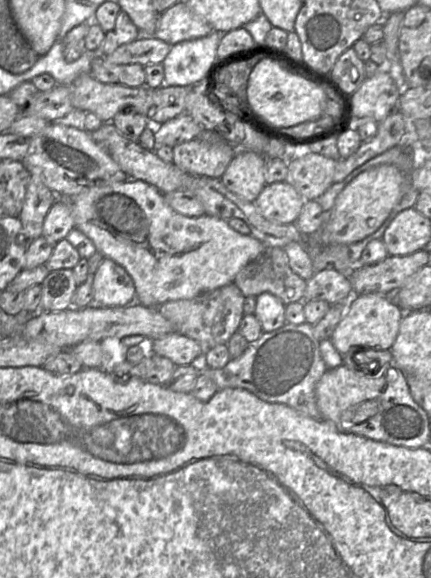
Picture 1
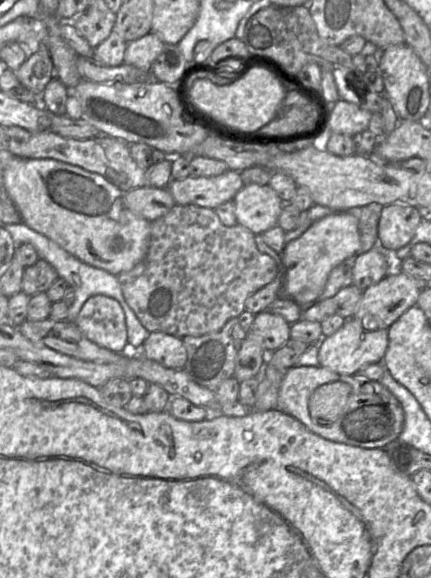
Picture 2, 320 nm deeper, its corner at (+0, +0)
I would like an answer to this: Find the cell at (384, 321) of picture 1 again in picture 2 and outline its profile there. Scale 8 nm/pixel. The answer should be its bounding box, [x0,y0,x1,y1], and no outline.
[318,317,388,376]

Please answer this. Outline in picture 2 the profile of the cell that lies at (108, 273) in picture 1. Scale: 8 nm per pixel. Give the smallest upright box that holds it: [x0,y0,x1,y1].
[75,296,129,353]

